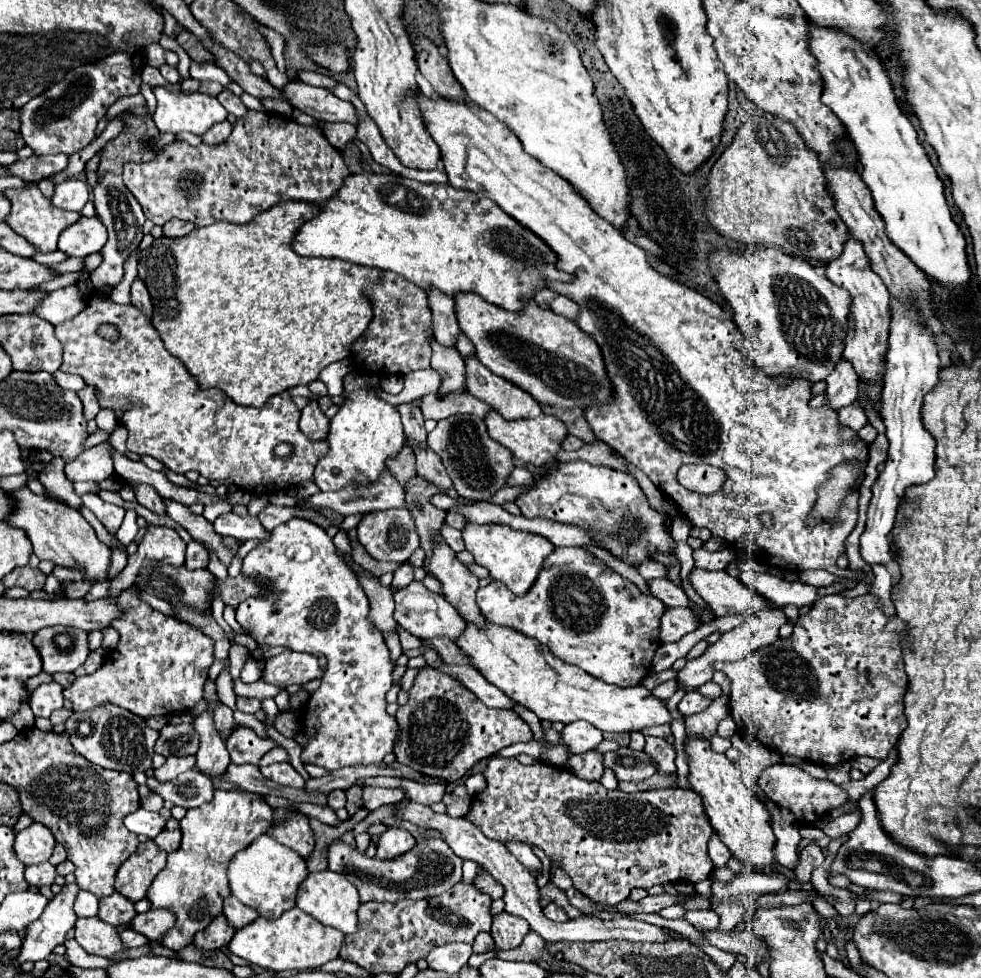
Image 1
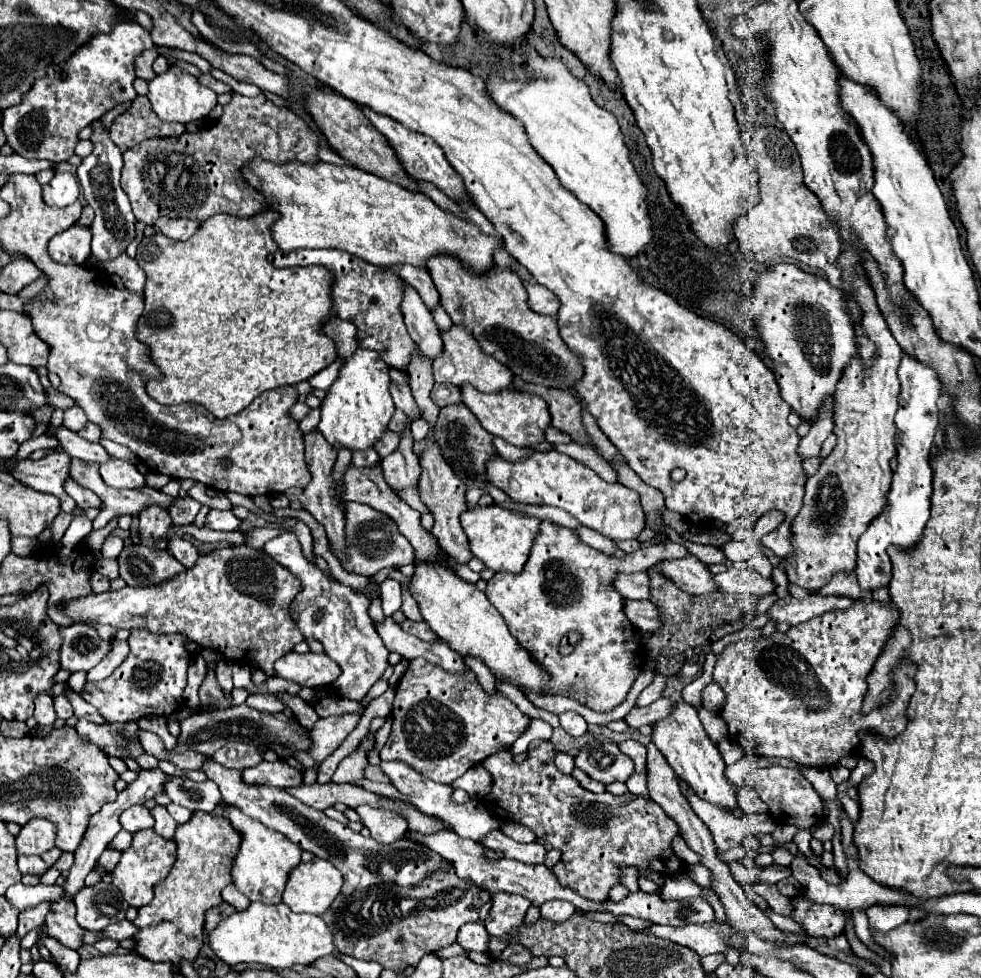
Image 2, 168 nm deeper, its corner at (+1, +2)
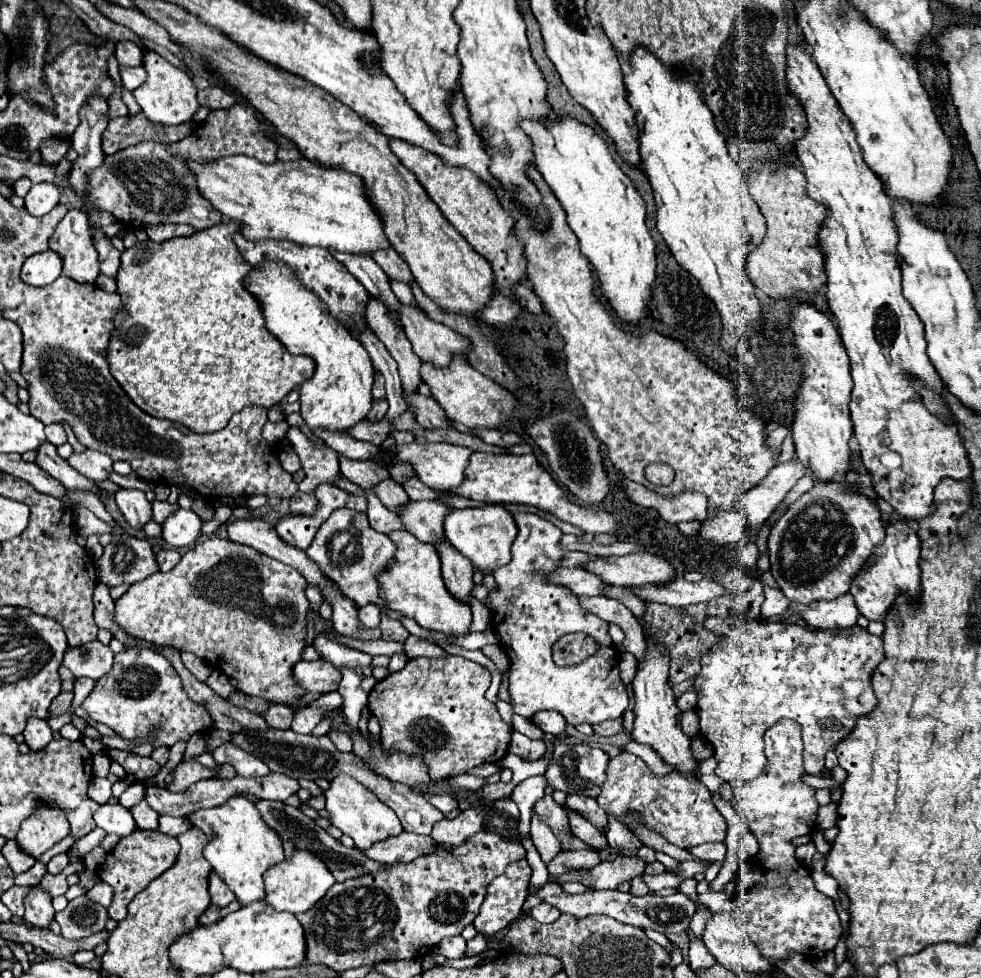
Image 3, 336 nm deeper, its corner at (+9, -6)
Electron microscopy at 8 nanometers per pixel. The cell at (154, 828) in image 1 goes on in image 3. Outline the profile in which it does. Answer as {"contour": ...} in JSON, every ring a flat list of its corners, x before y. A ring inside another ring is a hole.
{"contour":[[105,803,101,805,95,815,93,815,97,827,105,829,107,833,115,833,115,835,121,835,121,837,127,837,129,833,133,833,137,829,133,817,131,817,131,811,125,809,123,805,119,803]]}

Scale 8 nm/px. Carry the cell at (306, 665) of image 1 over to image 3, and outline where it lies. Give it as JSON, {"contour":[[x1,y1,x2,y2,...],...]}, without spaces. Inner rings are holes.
{"contour":[[297,661,293,667,293,677,307,693,329,693,337,691,341,683,341,673,327,661]]}

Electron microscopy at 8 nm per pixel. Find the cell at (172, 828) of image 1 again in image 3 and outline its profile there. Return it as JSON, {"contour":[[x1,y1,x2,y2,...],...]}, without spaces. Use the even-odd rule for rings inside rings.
{"contour":[[141,801,139,805,135,805,131,809,131,813,133,813,133,819,135,819,135,823,137,823,139,829,143,829,143,831,157,831,157,827,159,827,159,815,145,801]]}

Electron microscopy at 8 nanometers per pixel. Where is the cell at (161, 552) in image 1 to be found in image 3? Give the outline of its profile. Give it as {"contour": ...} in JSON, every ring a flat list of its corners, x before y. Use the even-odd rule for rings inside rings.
{"contour":[[119,489,115,493,115,501,125,521,137,531,141,531,153,519,153,505,147,501,145,493,139,489]]}

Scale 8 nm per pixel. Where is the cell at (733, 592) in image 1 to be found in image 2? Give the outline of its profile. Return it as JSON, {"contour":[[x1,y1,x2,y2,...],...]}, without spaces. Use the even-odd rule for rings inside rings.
{"contour":[[687,555,683,559,665,559,655,565,669,581,673,581,681,591,701,595,713,593,713,581,707,565,703,565,697,557]]}

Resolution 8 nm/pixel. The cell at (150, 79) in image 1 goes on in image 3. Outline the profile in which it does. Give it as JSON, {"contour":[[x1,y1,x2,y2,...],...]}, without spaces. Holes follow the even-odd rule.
{"contour":[[119,41,115,57,121,67,141,67,141,49,131,41]]}

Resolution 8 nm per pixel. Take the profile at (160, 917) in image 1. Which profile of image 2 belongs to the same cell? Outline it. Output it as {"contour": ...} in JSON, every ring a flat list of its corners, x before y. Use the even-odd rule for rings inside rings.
{"contour":[[123,919,123,921,117,921,117,923,107,925,105,929,101,929,101,939,121,941,121,939,131,939,135,933,137,933,135,925,131,921,127,921,127,919]]}

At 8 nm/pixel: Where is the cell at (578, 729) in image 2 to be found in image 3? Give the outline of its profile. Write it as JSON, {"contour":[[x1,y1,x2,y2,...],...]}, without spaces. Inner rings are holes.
{"contour":[[539,711,533,715,533,721,539,729,543,729,545,733,551,733,551,735,563,735,565,727,567,727,565,717,557,711]]}

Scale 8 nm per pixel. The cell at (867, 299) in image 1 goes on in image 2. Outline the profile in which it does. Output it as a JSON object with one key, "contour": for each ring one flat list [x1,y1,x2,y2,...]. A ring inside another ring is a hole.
{"contour":[[857,275,853,281,853,287,857,289,857,299,863,309,863,329,865,333,875,341,879,353,877,361,873,361,871,369,861,367,861,357,853,357,853,365,845,369,845,377,841,379,841,385,837,385,835,393,835,435,837,435,837,447,833,453,821,463,819,471,811,475,805,483,805,497,803,507,797,513,797,517,791,523,791,545,793,555,785,557,785,573,791,583,797,583,799,587,807,591,817,591,823,585,827,585,833,577,833,573,851,573,855,569,857,561,857,539,867,531,873,517,877,517,885,505,887,505,887,493,891,487,893,471,889,467,889,461,895,457,895,411,899,401,899,379,897,379,897,367,901,363,903,351,897,345,895,337,889,333,889,327,875,303,875,293,867,279,863,275]]}

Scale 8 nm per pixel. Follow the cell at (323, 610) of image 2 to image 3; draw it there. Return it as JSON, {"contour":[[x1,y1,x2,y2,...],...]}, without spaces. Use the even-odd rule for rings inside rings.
{"contour":[[319,633,315,639,315,649,321,653,321,659,333,663,337,669,365,669,371,665,373,657,357,651,337,639,329,639,329,633]]}

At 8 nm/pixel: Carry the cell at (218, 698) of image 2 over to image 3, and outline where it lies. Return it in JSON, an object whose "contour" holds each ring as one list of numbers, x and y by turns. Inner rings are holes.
{"contour":[[181,651,181,661,183,661,183,665,201,681,201,683,205,683,207,679,209,679,209,675,211,675,211,667,203,661,203,659,199,659,199,657,195,657,193,653,187,653,187,651]]}

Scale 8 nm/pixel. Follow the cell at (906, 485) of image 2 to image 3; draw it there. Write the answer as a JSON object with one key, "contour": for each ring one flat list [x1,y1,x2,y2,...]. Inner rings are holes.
{"contour":[[901,519,889,521,883,543,875,549,873,557,869,557,869,561,865,561,861,573,857,573,857,577,853,579,851,589,849,589,859,613,865,615,869,621,877,621,877,619,883,621,887,609,891,607,891,603,895,601,895,597,899,593,905,593,913,599,917,599,917,595,921,593,919,543,921,541,919,541,915,529,911,529,907,521,901,521]]}

